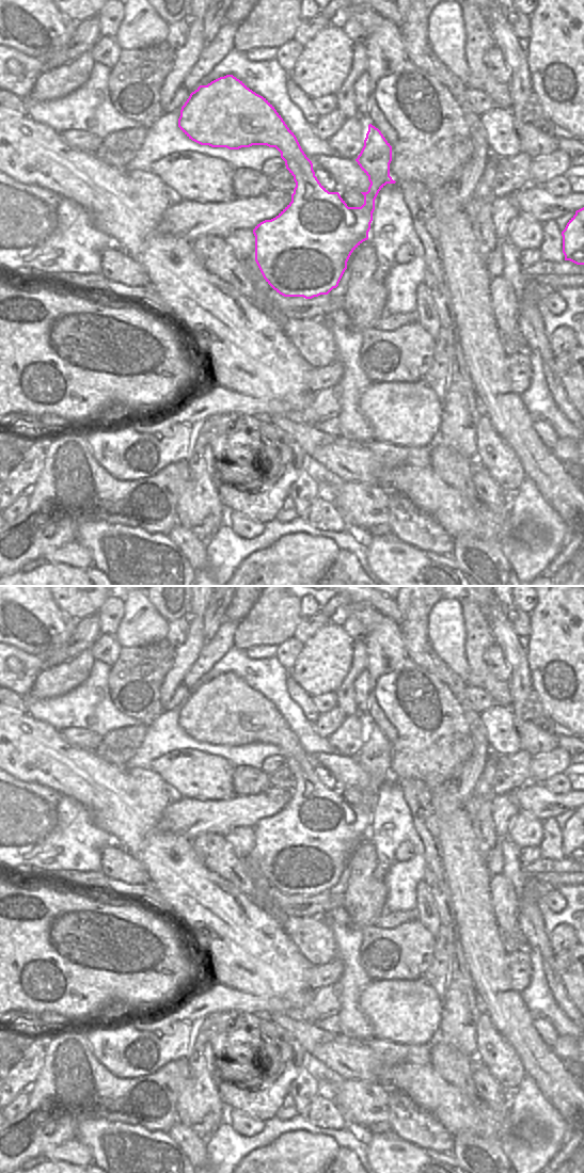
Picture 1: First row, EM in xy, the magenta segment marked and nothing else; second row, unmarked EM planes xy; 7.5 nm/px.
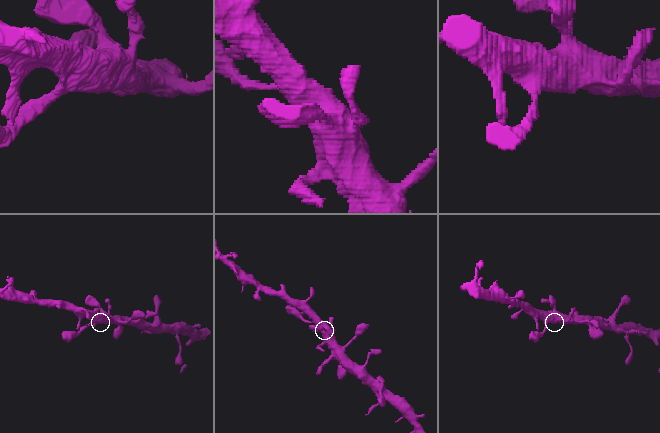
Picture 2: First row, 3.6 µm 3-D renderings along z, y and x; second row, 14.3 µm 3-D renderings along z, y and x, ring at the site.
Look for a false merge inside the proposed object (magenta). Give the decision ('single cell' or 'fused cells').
single cell

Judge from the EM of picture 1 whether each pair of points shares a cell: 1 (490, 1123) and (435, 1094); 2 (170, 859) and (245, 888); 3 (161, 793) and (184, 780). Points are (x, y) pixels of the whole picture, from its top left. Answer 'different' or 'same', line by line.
1: same
2: different
3: different

